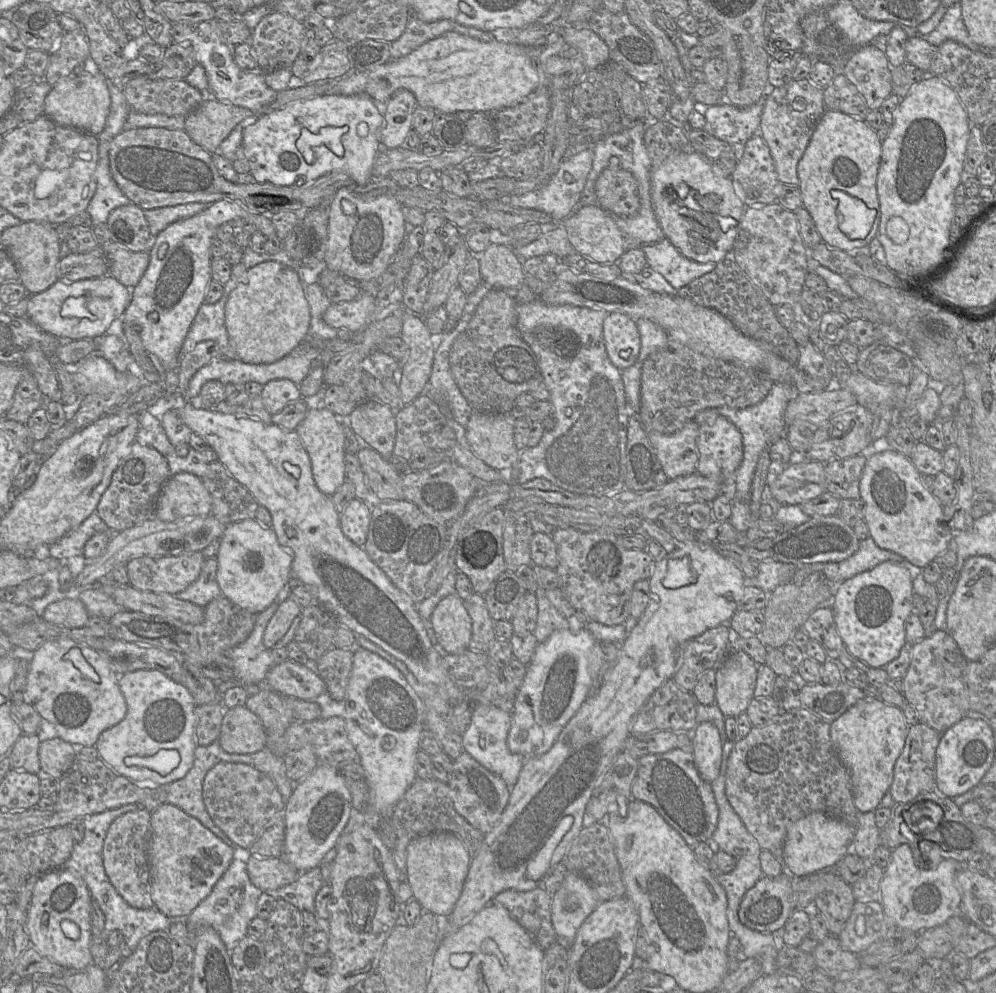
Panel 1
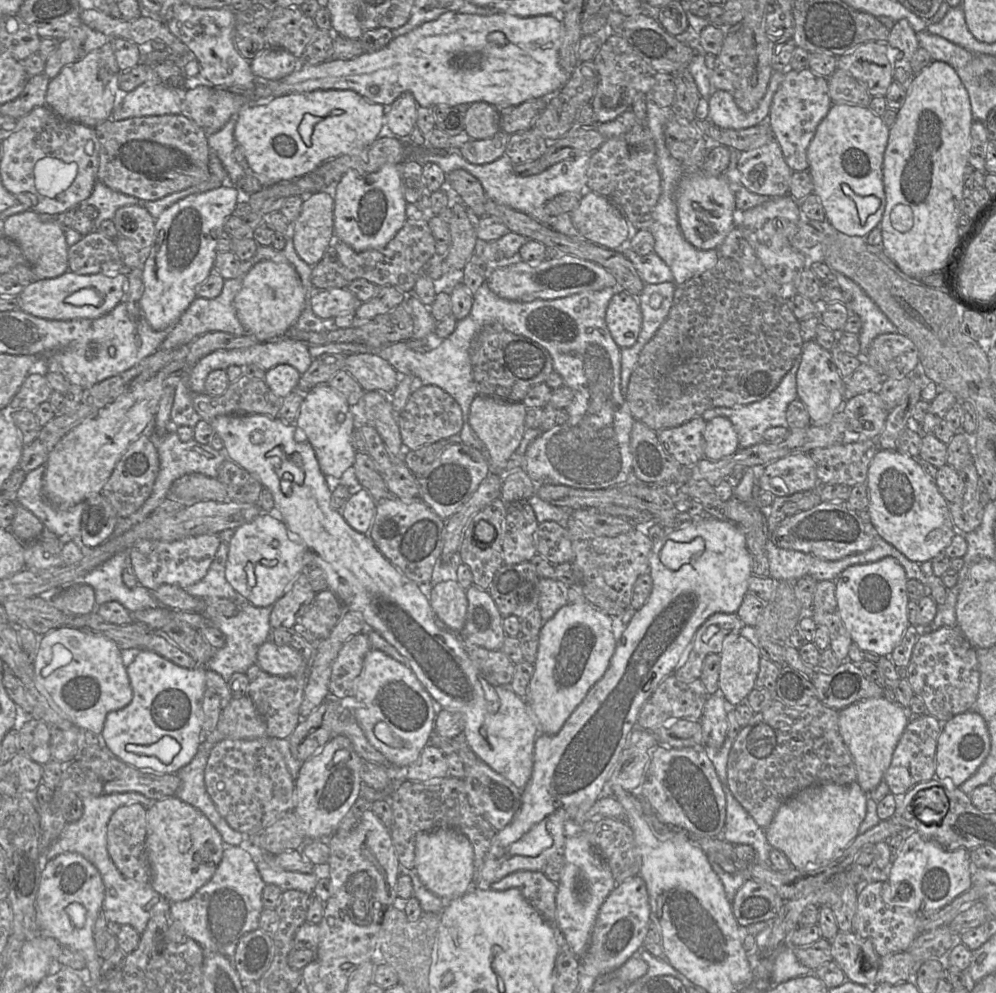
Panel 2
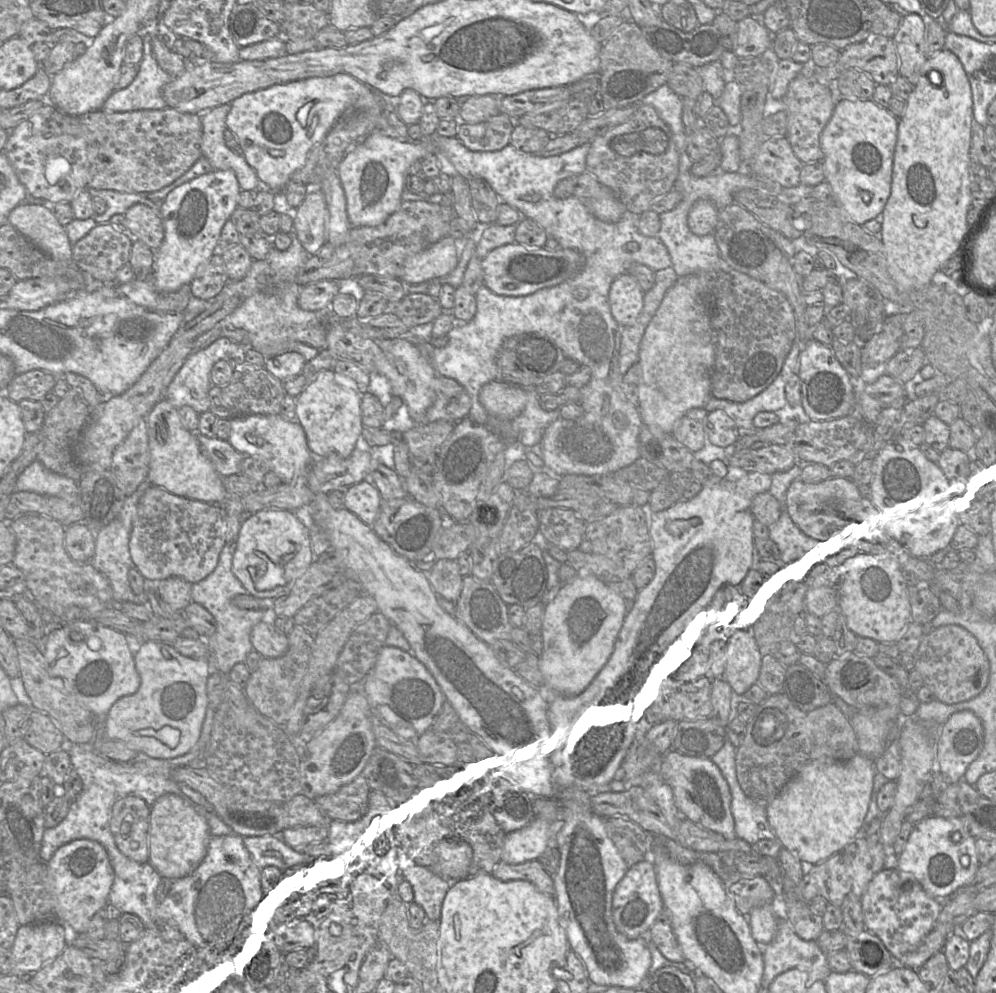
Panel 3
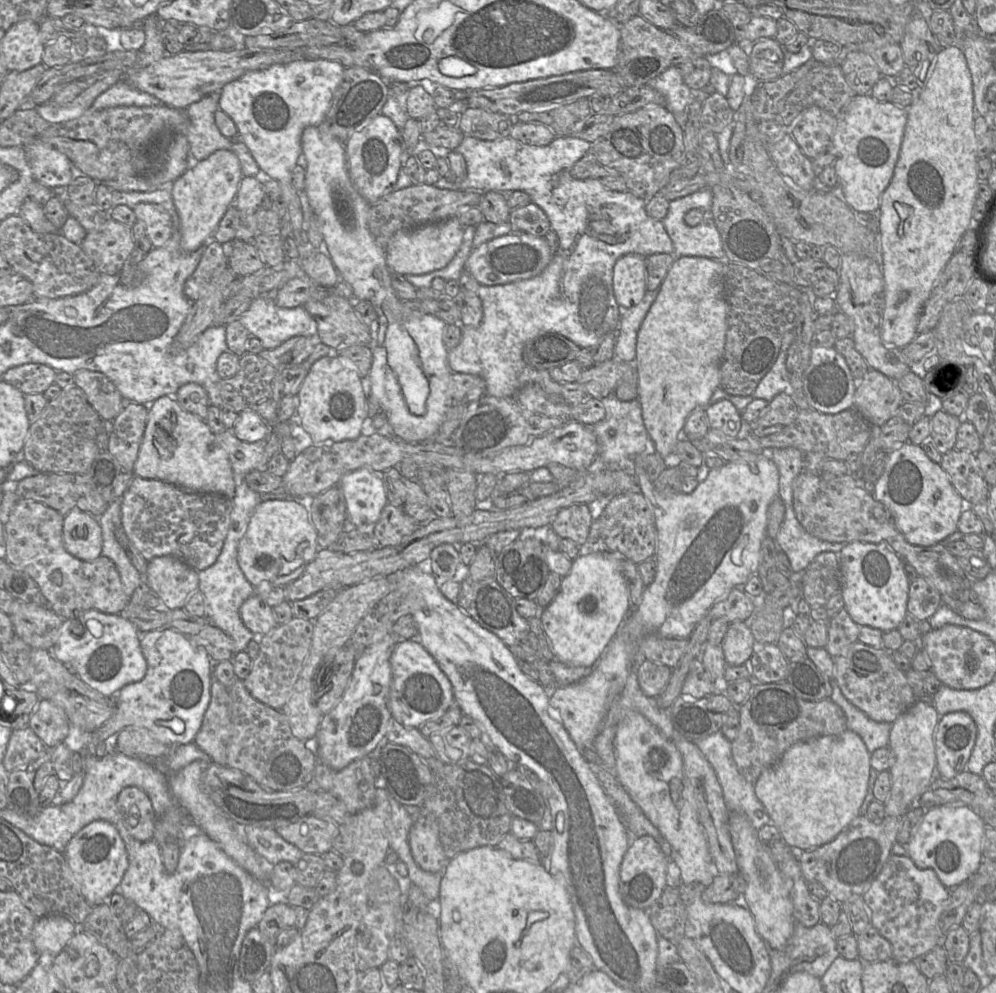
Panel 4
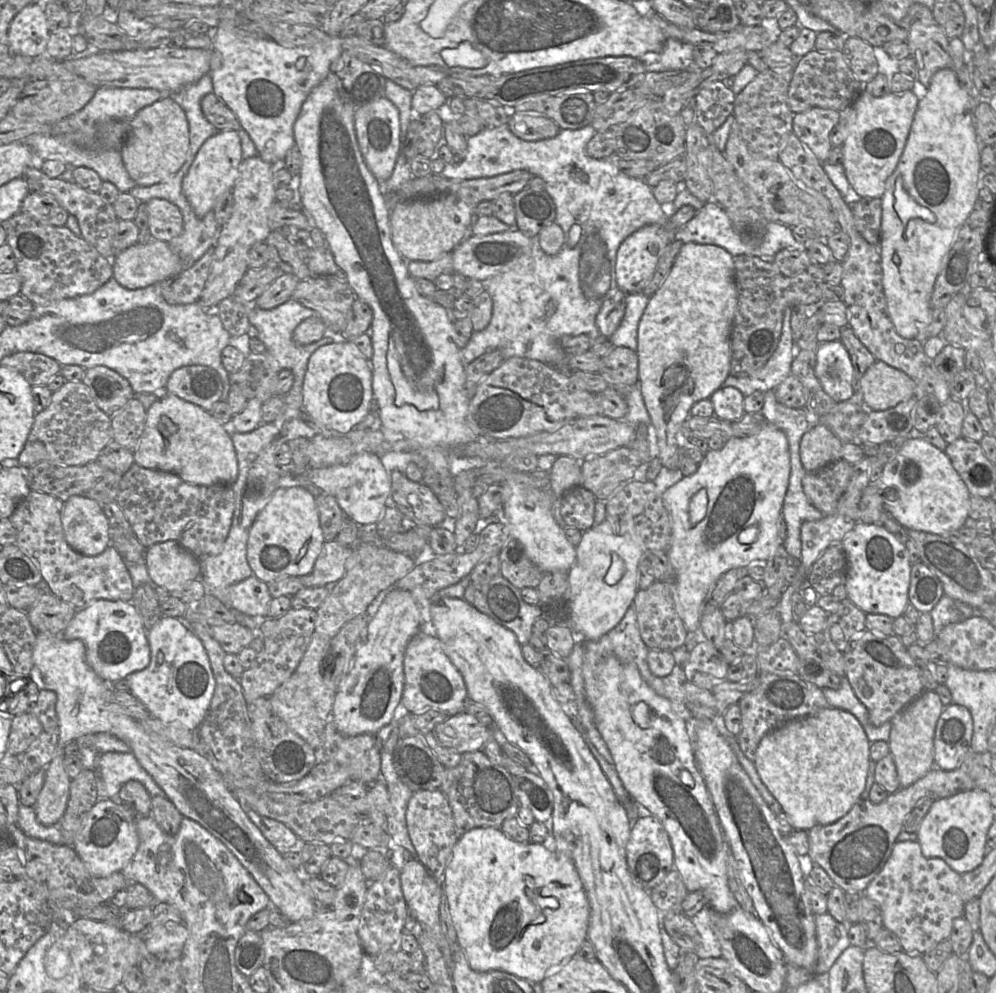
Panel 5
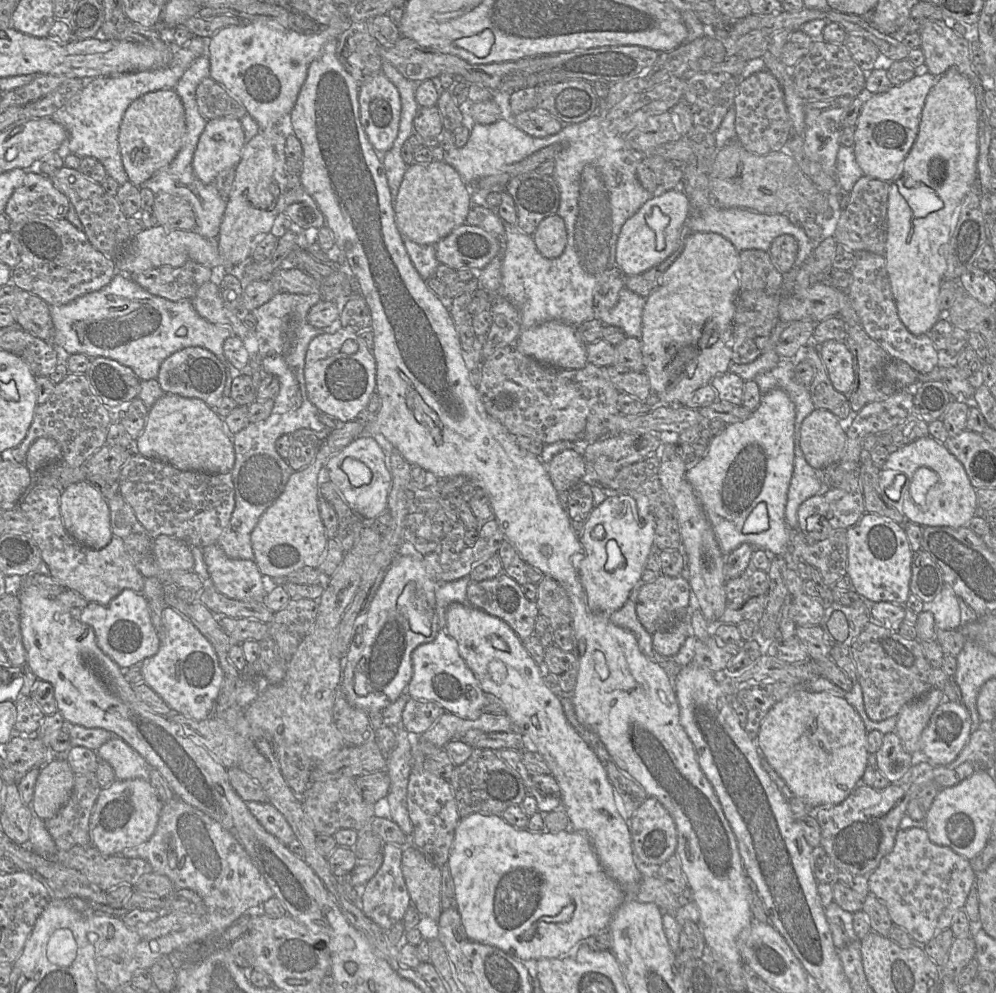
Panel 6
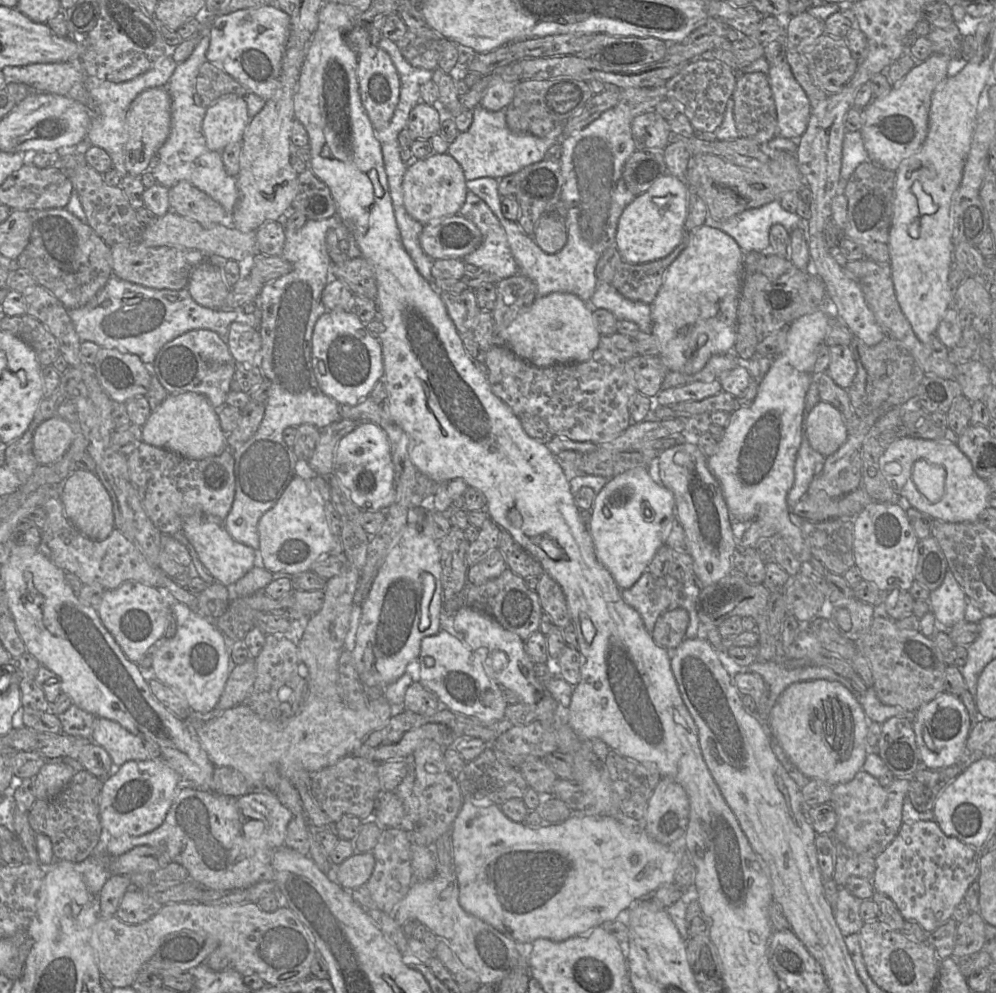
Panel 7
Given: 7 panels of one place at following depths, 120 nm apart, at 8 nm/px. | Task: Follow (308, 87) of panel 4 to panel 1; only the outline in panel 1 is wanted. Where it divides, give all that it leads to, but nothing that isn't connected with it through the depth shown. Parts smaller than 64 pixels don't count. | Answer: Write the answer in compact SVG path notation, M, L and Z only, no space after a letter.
M325 94L254 115L243 127L242 147L250 173L258 183L300 187L326 173L337 171L347 174L358 186L364 186L373 175L383 120L374 101L367 95Z

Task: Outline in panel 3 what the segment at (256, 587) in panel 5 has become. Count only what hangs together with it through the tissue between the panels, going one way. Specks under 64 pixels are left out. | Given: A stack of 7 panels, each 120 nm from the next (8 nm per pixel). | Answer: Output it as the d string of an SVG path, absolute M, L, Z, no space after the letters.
M264 620L253 626L250 638L253 649L263 658L278 658L288 650L288 637Z

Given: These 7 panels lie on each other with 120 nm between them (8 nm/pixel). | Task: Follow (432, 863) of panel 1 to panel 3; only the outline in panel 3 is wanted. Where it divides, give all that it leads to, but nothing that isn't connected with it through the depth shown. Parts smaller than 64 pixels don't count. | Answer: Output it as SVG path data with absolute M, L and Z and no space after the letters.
M444 838L434 846L434 869L446 877L464 877L472 870L472 848L457 838Z

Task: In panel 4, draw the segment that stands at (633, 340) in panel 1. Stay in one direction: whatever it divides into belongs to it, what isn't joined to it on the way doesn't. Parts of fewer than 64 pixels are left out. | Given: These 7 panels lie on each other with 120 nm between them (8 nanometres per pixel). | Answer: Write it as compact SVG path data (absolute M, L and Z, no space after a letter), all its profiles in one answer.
M630 253L619 258L613 271L613 290L621 309L637 305L646 294L646 258Z

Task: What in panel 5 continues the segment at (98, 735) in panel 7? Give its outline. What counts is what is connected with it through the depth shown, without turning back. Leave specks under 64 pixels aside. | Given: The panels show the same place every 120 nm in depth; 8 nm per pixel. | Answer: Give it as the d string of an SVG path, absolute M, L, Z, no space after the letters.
M131 752L99 754L99 766L100 776L97 778L98 800L113 800L121 803L119 792L128 781L140 782L151 797L165 795Z

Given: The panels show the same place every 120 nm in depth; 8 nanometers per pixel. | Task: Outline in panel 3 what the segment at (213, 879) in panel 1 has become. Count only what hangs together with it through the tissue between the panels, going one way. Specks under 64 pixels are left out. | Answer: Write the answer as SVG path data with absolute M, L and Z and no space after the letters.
M167 793L159 797L150 808L149 863L162 878L177 880L192 874L204 860L211 839L206 818L198 813L187 797Z

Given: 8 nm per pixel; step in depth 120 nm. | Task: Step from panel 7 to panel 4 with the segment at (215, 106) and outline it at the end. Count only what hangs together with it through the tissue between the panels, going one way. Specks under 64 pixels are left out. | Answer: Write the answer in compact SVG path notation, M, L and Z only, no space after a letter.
M220 149L207 158L190 164L171 184L171 195L181 227L181 247L192 252L213 238L214 232L234 199L243 177L238 157L230 150Z

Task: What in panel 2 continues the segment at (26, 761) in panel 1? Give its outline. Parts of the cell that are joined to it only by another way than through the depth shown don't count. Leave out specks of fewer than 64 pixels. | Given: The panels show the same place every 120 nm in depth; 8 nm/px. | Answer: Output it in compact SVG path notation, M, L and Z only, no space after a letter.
M27 719L19 729L19 751L41 765L51 760L50 742L51 727L42 720Z

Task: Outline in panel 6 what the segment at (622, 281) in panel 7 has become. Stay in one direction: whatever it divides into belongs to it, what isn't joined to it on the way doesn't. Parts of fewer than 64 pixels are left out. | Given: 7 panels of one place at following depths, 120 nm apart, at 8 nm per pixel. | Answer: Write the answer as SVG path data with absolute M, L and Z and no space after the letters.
M683 229L678 248L665 261L650 268L649 270L624 277L624 286L634 293L647 298L650 293L659 285L664 272L680 257L684 250L687 229Z

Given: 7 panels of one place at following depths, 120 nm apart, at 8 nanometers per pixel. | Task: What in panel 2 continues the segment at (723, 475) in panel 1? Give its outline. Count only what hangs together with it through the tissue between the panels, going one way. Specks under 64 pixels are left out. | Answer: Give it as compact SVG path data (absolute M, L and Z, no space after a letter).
M722 416L706 422L704 431L704 457L719 460L739 449L739 436L732 422Z

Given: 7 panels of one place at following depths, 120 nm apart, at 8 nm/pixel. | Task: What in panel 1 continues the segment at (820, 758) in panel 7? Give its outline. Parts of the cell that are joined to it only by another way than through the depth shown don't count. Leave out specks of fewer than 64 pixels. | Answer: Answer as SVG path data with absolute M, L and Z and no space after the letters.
M813 812L791 824L783 846L783 864L789 875L800 877L833 868L846 854L856 828L842 819Z

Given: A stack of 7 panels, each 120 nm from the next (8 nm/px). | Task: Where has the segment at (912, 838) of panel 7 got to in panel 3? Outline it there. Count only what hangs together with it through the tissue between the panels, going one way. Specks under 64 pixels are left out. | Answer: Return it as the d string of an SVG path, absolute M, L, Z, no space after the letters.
M883 868L868 883L860 898L865 929L875 934L899 960L914 950L931 930L943 905L930 896L913 874L897 868Z

